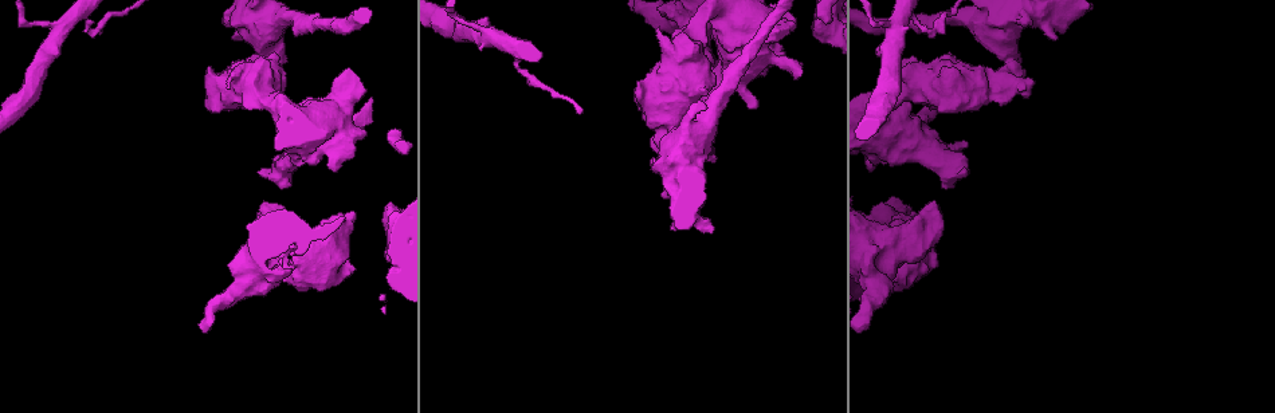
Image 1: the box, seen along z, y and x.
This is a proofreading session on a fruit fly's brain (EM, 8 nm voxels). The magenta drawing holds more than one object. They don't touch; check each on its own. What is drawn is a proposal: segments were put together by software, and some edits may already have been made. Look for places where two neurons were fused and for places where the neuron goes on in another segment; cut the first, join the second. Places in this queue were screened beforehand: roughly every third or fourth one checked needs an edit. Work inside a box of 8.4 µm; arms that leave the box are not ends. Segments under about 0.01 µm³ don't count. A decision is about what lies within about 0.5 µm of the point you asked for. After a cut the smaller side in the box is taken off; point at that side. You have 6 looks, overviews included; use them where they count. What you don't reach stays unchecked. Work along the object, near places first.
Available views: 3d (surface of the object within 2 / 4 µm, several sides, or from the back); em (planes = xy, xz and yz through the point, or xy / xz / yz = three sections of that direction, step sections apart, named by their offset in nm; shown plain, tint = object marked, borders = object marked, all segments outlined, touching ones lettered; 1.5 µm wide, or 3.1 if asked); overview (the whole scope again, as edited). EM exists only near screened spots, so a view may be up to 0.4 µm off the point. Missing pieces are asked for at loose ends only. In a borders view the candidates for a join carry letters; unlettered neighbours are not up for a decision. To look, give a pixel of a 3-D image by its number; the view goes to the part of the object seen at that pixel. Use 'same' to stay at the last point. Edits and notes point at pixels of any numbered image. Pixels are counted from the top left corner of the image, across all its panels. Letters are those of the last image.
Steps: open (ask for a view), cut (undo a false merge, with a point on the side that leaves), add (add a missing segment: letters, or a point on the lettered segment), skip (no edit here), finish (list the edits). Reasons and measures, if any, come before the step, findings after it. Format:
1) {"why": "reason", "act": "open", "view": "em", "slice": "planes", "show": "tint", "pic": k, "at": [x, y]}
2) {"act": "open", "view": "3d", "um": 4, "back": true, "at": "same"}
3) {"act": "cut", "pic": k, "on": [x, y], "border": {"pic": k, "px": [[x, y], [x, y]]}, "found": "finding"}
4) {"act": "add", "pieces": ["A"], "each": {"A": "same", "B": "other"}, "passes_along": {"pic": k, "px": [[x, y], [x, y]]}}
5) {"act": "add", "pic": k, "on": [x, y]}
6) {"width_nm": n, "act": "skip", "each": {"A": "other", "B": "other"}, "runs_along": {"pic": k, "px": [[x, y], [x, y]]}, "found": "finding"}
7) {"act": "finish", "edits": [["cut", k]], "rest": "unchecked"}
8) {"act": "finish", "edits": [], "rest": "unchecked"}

{"why": "branch stops here", "act": "open", "view": "3d", "um": 4, "pic": 1, "at": [226, 87]}

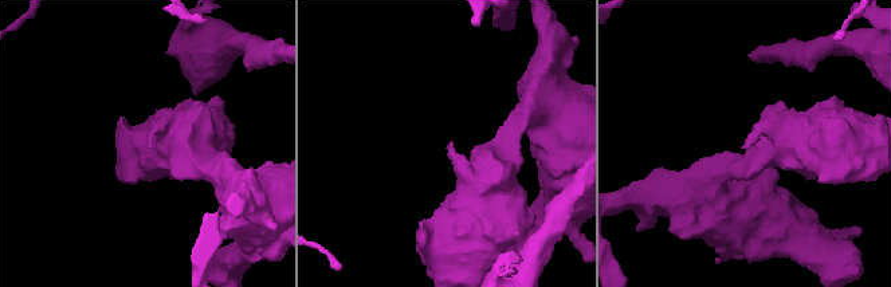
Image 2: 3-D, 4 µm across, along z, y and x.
{"act": "open", "view": "em", "slice": "planes", "show": "tint", "pic": 2, "at": [147, 148]}

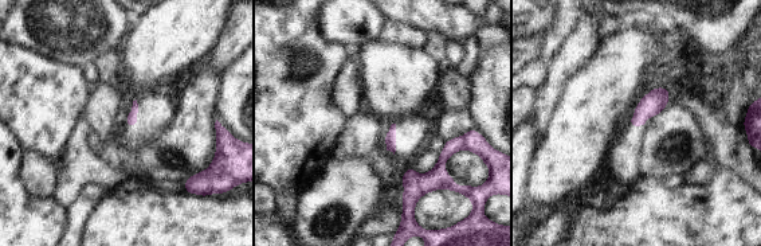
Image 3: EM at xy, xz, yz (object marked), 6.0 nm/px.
{"act": "open", "view": "em", "slice": "planes", "show": "borders", "at": "same"}

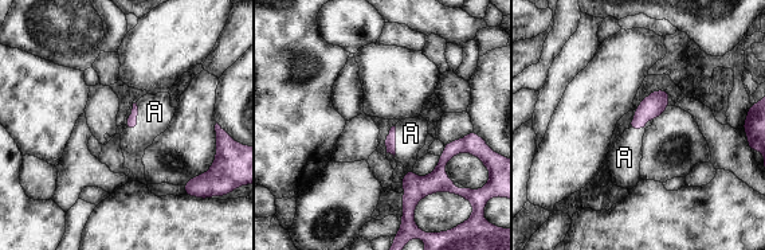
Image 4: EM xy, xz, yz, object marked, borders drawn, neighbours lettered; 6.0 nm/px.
{"act": "add", "pic": 4, "on": [155, 112], "each": {"A": "same"}, "passes_along": {"pic": 4, "px": [[132, 121], [136, 121], [155, 112]]}, "found": "it goes on there"}

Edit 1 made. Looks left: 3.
{"act": "open", "view": "overview"}

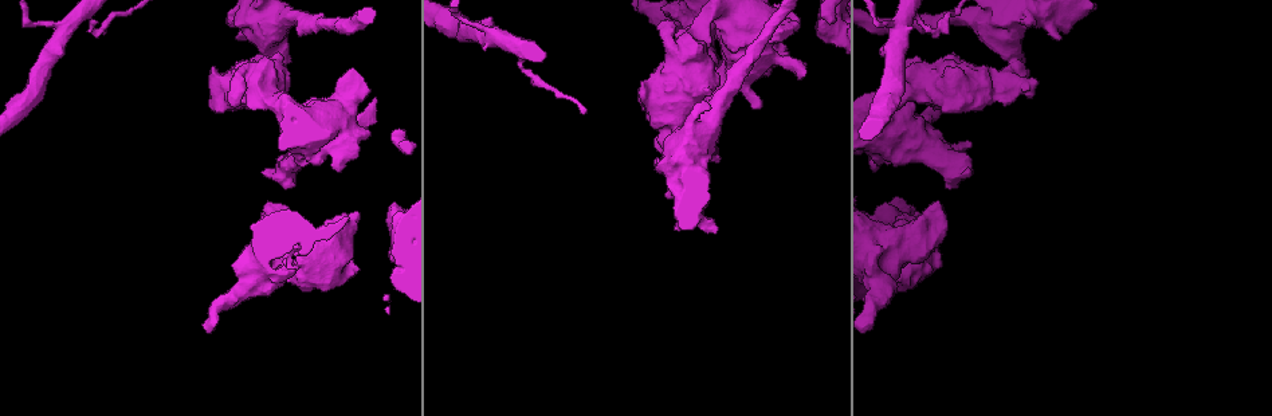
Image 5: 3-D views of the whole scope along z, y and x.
{"why": "branch stops here", "act": "open", "view": "em", "slice": "xy", "step": 8, "show": "tint", "pic": 5, "at": [270, 201]}

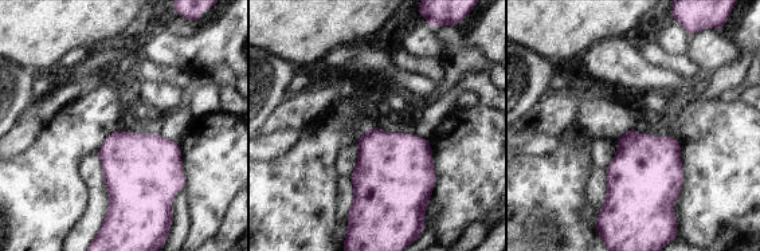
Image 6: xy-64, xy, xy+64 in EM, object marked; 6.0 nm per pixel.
{"why": "see the neighbours", "act": "open", "view": "em", "slice": "xy", "step": 8, "show": "borders", "at": "same"}

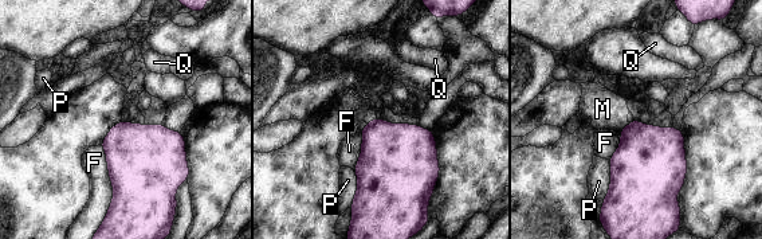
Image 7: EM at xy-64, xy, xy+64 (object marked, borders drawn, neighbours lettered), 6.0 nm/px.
{"act": "skip", "each": {"F": "other", "M": "other", "P": "other", "Q": "other"}, "border": {"pic": 7, "px": [[629, 122], [620, 132]]}, "found": "none of them fits"}

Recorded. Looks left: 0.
{"act": "finish", "edits": [["add", 4]], "rest": "unchecked"}

